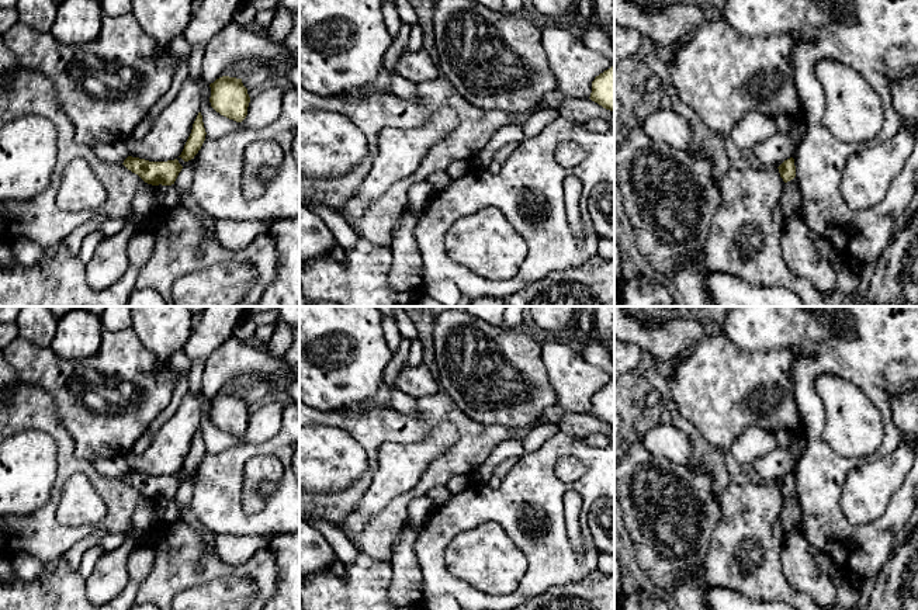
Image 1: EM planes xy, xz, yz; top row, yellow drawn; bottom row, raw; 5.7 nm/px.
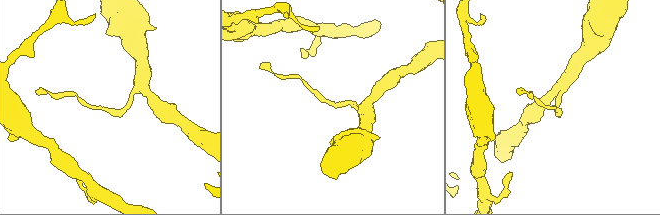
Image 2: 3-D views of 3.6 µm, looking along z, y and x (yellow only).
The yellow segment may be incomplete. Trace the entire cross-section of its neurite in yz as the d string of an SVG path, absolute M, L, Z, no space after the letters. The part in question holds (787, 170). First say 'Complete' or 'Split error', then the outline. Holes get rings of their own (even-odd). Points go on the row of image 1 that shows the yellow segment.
Complete. M793 157L784 160L777 169L784 183L796 177L796 166Z

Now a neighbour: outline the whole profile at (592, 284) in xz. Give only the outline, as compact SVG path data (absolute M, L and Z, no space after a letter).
M597 254L582 266L554 271L512 295L478 298L467 306L614 306L614 260Z

